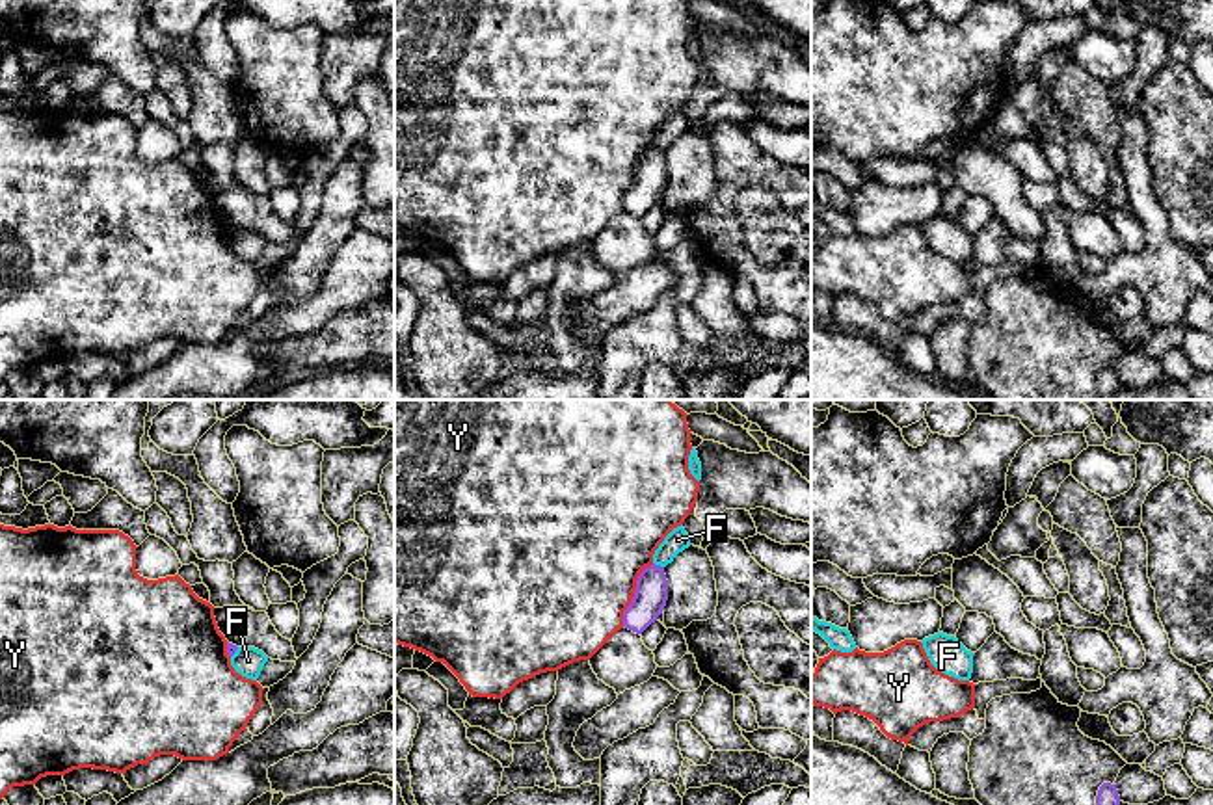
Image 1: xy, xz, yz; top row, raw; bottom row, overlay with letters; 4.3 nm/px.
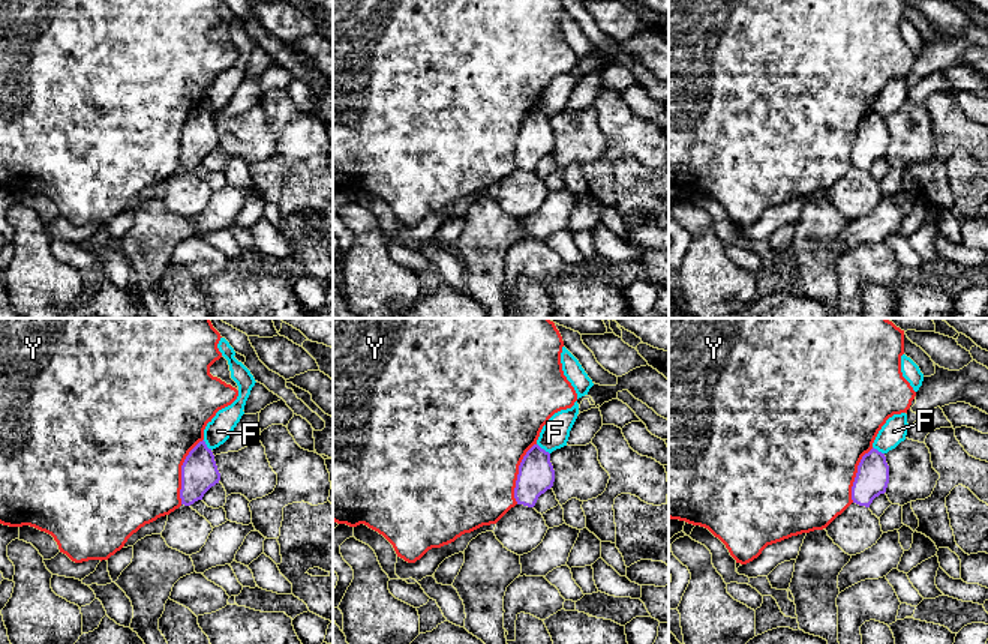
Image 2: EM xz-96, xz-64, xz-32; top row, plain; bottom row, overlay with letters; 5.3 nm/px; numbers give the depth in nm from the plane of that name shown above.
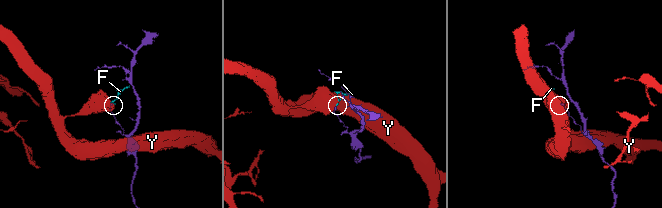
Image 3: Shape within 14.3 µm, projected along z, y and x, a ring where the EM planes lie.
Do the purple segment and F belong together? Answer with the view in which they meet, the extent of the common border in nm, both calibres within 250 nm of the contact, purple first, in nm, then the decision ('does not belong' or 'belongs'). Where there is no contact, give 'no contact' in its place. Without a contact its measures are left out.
xz | 50 nm | 140/100 nm | does not belong

